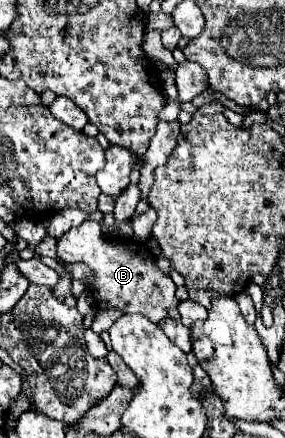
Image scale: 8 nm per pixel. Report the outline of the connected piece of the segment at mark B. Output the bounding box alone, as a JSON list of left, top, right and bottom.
[58,219,178,323]

